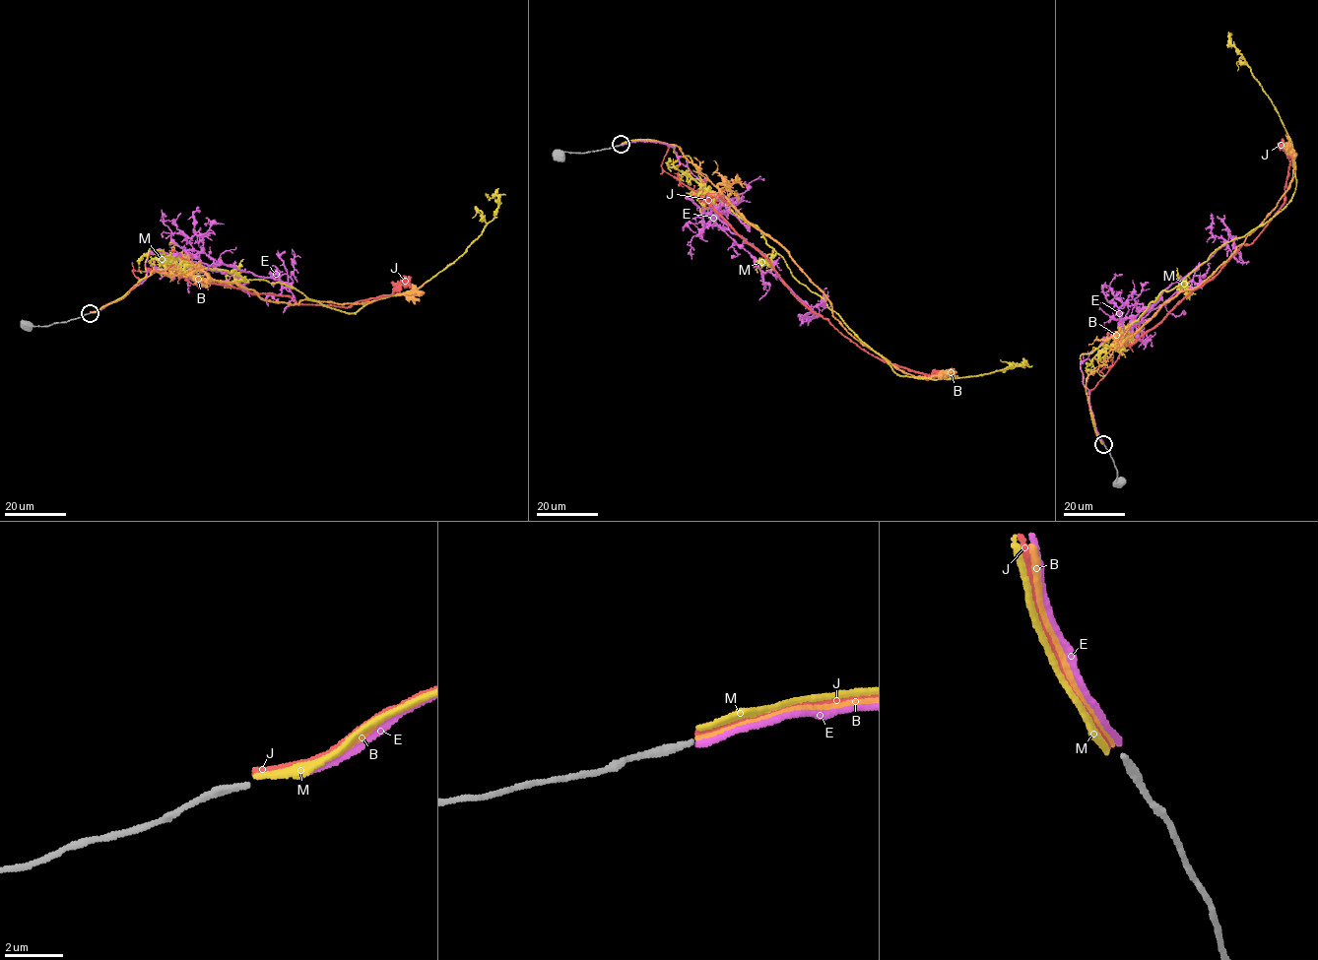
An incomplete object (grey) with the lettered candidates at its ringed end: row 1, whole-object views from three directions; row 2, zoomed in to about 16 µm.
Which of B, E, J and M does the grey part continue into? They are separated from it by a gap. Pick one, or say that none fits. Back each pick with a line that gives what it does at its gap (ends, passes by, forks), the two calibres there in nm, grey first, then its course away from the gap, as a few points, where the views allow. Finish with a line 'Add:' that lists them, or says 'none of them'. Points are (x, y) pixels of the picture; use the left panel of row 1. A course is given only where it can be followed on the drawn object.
Add: none of them

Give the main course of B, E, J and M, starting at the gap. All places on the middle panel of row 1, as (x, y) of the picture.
B: (621, 144), (674, 144), (747, 221), (780, 243), (848, 332), (915, 376), (957, 375)
E: (621, 145), (675, 145), (713, 215), (817, 307), (817, 316), (798, 315), (800, 320)
J: (621, 144), (668, 144), (662, 164), (665, 171), (697, 191), (758, 250), (799, 300), (869, 353), (943, 375)
M: (621, 143), (651, 140), (688, 156), (705, 188), (900, 375), (1025, 362), (1012, 362)

